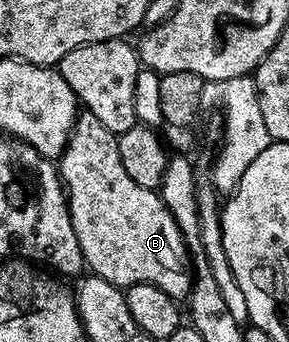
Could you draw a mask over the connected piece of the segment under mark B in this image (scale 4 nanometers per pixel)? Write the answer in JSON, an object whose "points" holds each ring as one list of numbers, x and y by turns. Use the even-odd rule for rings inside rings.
{"points":[[79,115,56,167,58,179,66,193,66,206,70,209,70,222,76,234,76,242,80,244,82,257,86,259,86,268,93,275,104,278,109,284,123,290,134,284,151,284,175,298,185,297,189,293,191,277,182,273,187,241,161,195,155,189,140,186,132,182,132,178,128,178,123,163,120,162,118,136,115,133,109,132,95,116]]}

